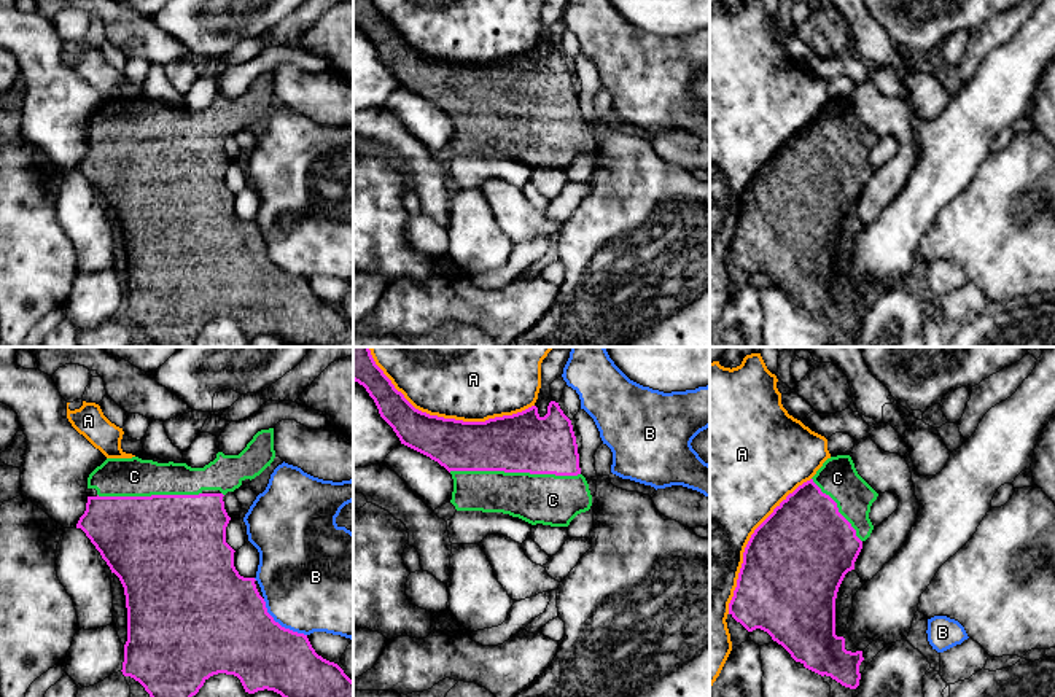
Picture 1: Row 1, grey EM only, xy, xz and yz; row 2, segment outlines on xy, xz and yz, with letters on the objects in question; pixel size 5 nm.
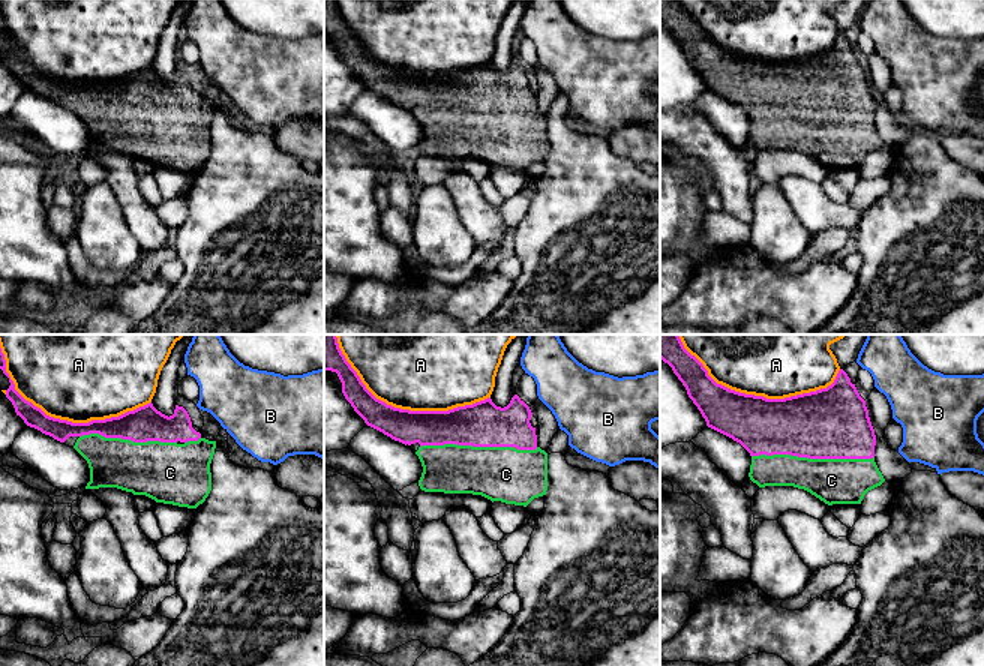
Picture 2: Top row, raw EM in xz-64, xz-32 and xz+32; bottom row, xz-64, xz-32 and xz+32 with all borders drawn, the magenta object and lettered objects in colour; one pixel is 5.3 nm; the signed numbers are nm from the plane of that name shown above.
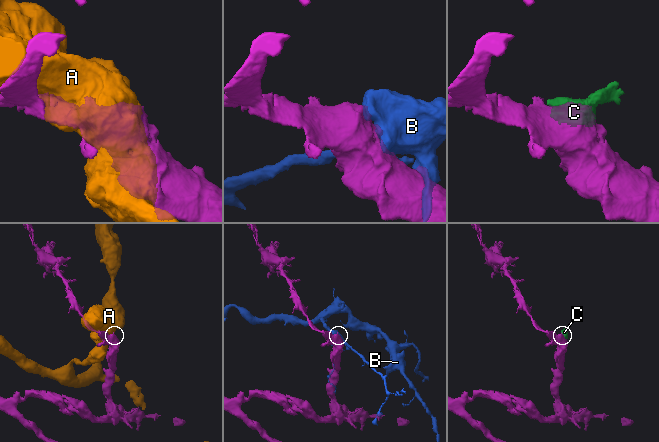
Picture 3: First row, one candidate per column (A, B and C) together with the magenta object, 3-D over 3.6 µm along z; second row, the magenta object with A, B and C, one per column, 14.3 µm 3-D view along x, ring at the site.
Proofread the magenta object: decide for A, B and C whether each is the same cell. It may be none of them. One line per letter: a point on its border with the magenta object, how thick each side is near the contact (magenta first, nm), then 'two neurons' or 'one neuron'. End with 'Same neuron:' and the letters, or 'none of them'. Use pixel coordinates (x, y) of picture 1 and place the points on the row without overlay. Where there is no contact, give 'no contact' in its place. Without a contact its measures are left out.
A: xz (449, 62) | 260/340 nm | two neurons
B: xy (279, 268) | 420/460 nm | two neurons
C: xz (514, 115) | 300/260 nm | one neuron
Same neuron: C

